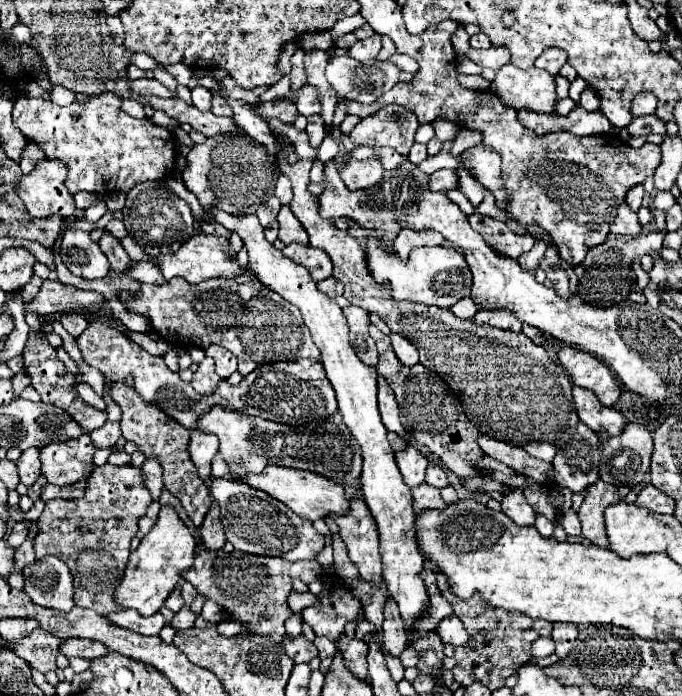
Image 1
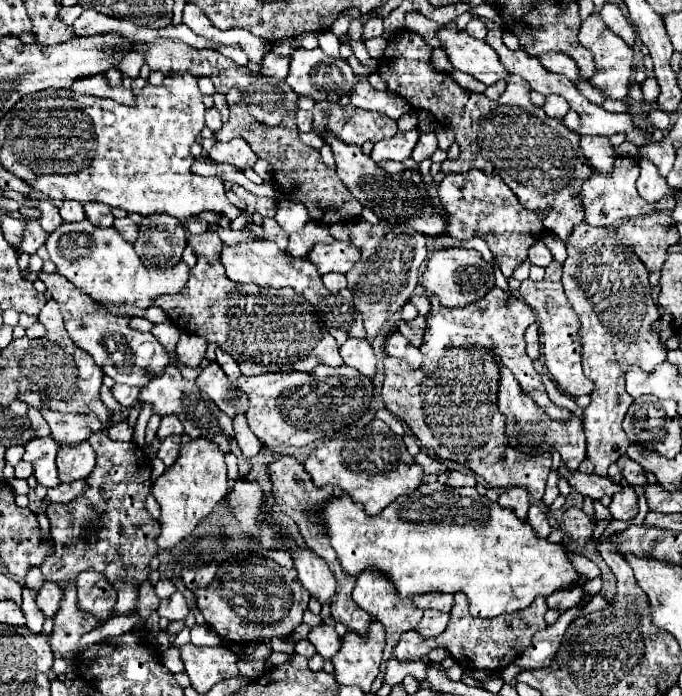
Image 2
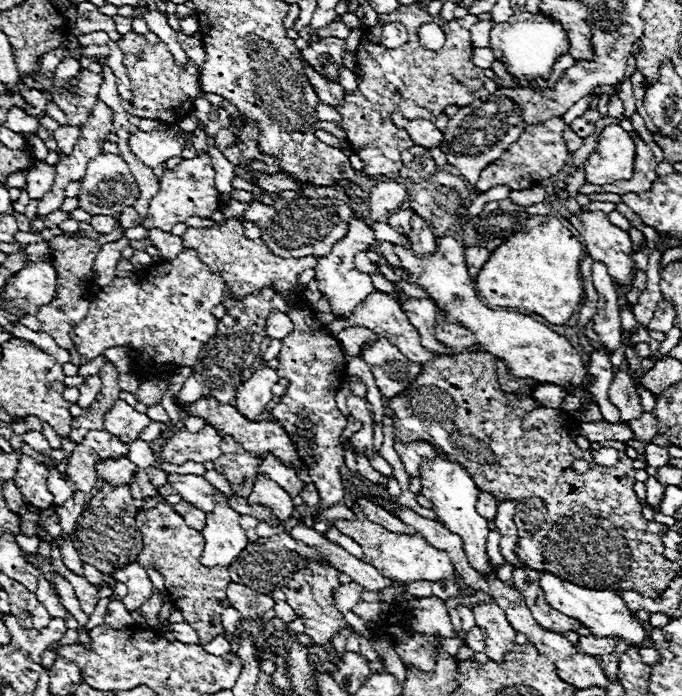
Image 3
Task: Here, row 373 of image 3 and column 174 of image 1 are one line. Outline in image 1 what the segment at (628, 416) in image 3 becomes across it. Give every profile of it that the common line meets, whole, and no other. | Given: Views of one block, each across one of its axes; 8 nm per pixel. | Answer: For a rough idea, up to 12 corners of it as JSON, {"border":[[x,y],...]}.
{"border":[[190,606],[174,616],[174,630],[188,630],[194,626],[196,616]]}

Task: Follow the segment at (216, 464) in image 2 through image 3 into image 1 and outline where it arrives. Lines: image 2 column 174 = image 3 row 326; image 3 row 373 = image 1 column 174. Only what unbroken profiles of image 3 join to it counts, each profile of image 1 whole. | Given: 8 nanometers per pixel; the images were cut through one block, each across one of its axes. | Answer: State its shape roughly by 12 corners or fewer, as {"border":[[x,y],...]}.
{"border":[[172,506],[130,554],[114,592],[152,616],[196,552]]}

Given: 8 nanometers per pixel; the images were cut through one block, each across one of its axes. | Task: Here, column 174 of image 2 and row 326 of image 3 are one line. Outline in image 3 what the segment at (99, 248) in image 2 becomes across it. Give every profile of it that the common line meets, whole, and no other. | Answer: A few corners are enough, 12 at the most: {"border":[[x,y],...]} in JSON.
{"border":[[270,311],[266,336],[282,340],[294,325],[287,314]]}

